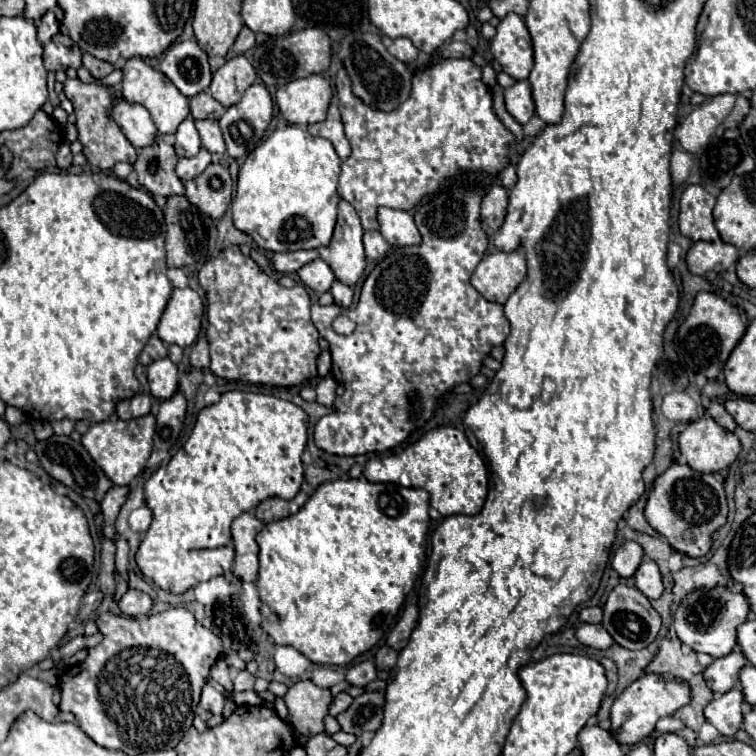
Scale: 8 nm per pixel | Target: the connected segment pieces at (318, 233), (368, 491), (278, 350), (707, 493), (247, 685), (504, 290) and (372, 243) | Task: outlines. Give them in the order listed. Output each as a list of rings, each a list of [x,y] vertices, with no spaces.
[[[288,125],[284,129],[276,129],[268,135],[264,143],[260,143],[244,161],[238,173],[238,191],[232,201],[232,217],[234,225],[248,233],[260,249],[266,251],[298,251],[298,249],[318,249],[328,245],[332,239],[334,223],[336,223],[336,207],[340,195],[336,191],[340,175],[340,159],[332,147],[332,143],[324,137],[312,137],[306,129],[298,125]]]
[[[364,477],[358,479],[338,479],[338,481],[326,481],[316,487],[316,491],[310,495],[306,505],[286,519],[274,521],[264,525],[264,529],[256,535],[256,543],[260,547],[260,571],[256,579],[256,589],[262,601],[260,613],[262,613],[262,629],[274,639],[276,645],[290,645],[304,653],[312,663],[322,665],[348,665],[364,651],[370,651],[374,645],[380,645],[386,635],[392,631],[398,611],[406,599],[406,595],[412,591],[418,573],[424,567],[426,561],[426,537],[430,527],[430,497],[428,491],[416,489],[416,487],[402,487],[398,483],[370,483]]]
[[[238,247],[222,251],[216,259],[208,261],[198,273],[200,285],[208,299],[208,331],[206,339],[210,343],[210,371],[228,381],[258,383],[270,387],[294,387],[314,381],[316,359],[320,355],[318,331],[310,321],[310,297],[304,287],[280,287],[272,277],[262,273],[258,265],[240,253]]]
[[[672,463],[660,477],[656,477],[644,507],[644,517],[674,551],[680,551],[686,557],[704,557],[712,547],[712,535],[728,517],[724,483],[716,475],[698,473],[688,465]]]
[[[246,669],[244,671],[238,671],[236,673],[236,677],[232,679],[232,683],[234,683],[234,691],[252,691],[254,689],[254,675],[252,673],[248,673]]]
[[[524,247],[504,253],[496,251],[486,255],[472,275],[472,285],[480,291],[488,301],[496,301],[500,305],[516,291],[516,287],[526,277],[526,255]]]
[[[366,231],[364,233],[364,249],[366,249],[366,259],[376,261],[388,251],[388,243],[378,231]]]

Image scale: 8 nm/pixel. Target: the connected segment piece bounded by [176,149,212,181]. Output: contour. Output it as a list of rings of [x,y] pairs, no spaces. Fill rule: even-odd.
[[[200,149],[200,153],[196,157],[190,159],[180,159],[176,165],[176,173],[182,181],[190,181],[192,177],[198,177],[212,161],[212,155],[206,149]]]

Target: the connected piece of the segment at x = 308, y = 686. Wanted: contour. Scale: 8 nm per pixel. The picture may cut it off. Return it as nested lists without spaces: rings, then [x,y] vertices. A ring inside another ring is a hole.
[[[298,681],[284,695],[284,703],[302,741],[324,731],[324,717],[328,715],[328,707],[332,703],[328,689],[316,687],[312,681]]]

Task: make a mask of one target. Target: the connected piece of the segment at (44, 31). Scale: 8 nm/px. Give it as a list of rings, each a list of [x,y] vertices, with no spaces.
[[[48,11],[38,23],[37,38],[41,43],[48,43],[52,35],[58,33],[58,21],[52,11]]]

